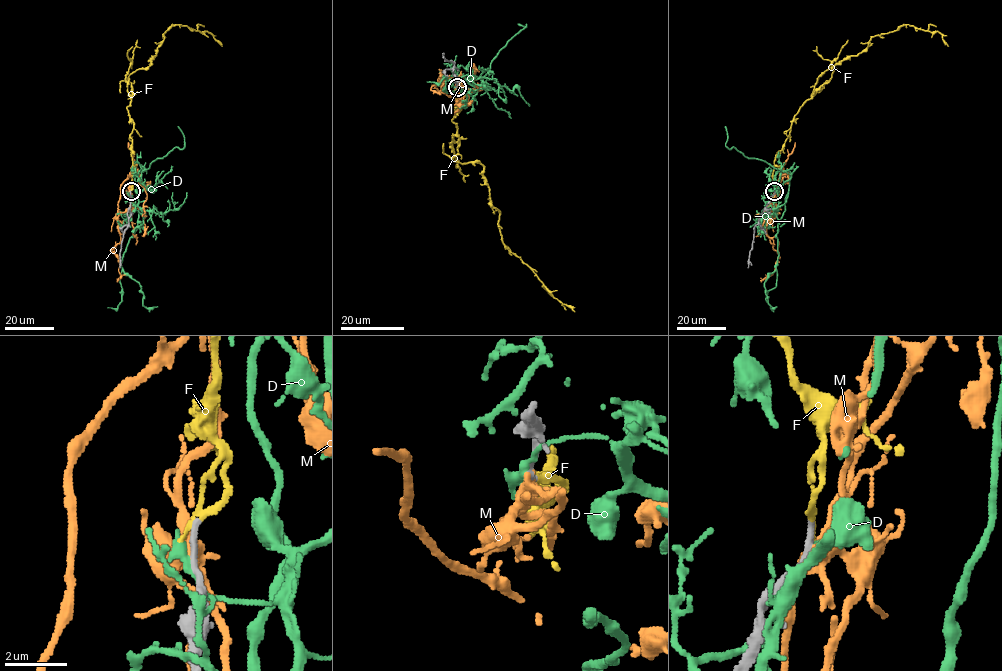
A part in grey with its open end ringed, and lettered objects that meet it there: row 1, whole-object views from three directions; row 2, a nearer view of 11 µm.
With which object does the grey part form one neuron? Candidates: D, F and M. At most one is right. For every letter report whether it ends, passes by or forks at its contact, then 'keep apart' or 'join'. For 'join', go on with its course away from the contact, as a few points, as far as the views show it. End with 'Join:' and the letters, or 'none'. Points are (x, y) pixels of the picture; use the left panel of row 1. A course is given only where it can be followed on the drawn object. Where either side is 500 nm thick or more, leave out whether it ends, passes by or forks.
D: it passes by | keep apart
F: it forks | join | via (130, 191), (129, 77), (151, 64), (171, 26), (209, 32), (222, 46)
M: it passes by | keep apart
Join: F

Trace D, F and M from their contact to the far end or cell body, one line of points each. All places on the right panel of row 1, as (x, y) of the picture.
D: (773, 195), (780, 172), (789, 171), (788, 193), (776, 237), (778, 262), (764, 284), (768, 303), (776, 306)
F: (774, 191), (774, 161), (792, 119), (835, 64), (866, 49), (871, 37), (908, 24), (939, 32), (948, 46)
M: (774, 193), (782, 167), (781, 175), (787, 173), (773, 196), (766, 224), (778, 255), (774, 271), (761, 282)

